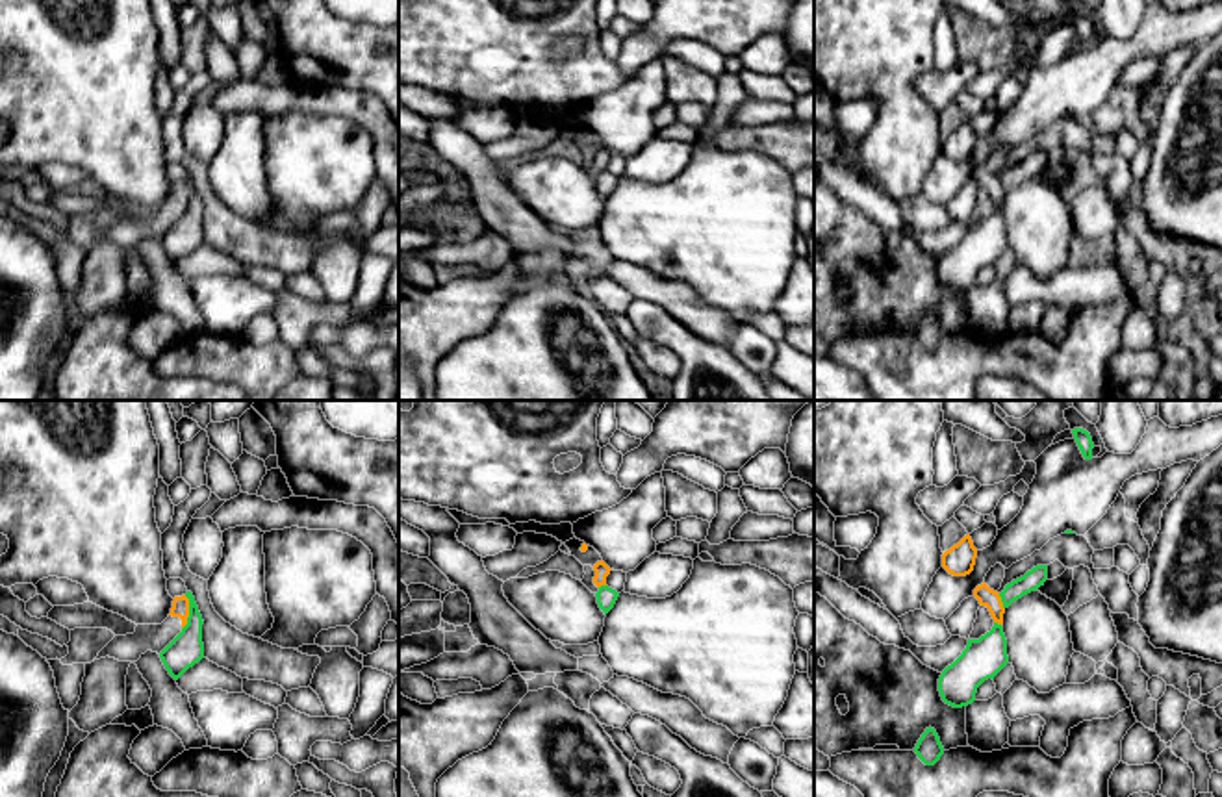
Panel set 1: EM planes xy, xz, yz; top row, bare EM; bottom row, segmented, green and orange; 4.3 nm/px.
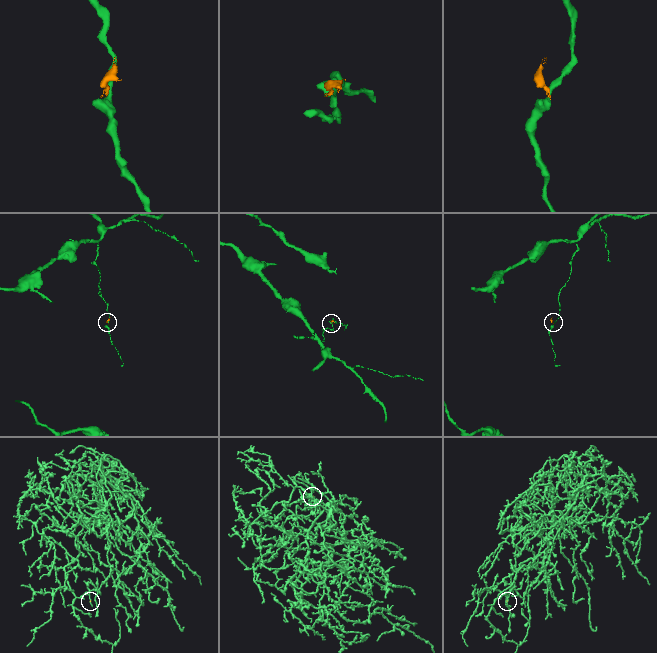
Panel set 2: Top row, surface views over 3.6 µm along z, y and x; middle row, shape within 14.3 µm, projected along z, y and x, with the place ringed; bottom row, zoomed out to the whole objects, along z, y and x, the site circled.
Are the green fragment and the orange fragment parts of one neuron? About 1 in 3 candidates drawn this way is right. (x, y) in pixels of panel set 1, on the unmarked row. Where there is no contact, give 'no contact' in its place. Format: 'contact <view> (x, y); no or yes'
contact xy (190, 197); no

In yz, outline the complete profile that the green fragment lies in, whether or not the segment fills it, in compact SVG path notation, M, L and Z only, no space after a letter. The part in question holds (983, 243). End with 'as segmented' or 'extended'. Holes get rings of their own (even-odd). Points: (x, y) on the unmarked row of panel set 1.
M994 208L992 215L979 224L968 224L962 239L948 250L938 263L938 276L946 289L953 293L968 291L975 285L977 272L1009 248L1003 211Z; as segmented

